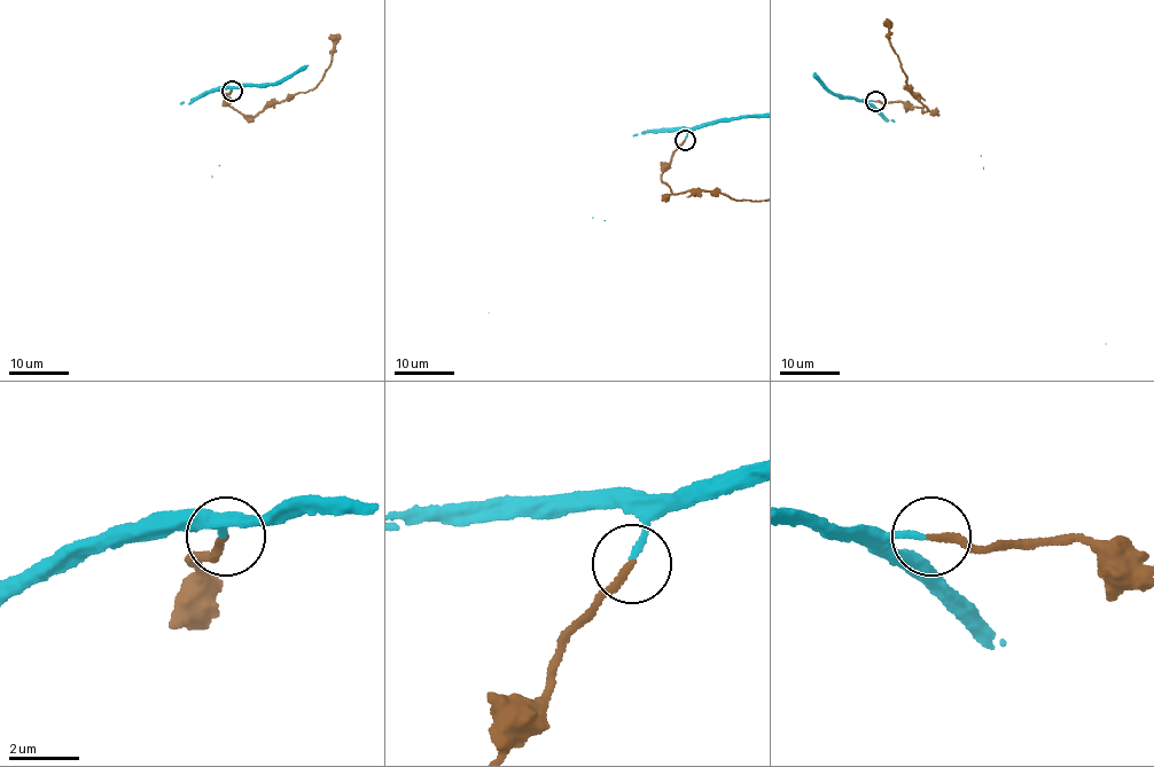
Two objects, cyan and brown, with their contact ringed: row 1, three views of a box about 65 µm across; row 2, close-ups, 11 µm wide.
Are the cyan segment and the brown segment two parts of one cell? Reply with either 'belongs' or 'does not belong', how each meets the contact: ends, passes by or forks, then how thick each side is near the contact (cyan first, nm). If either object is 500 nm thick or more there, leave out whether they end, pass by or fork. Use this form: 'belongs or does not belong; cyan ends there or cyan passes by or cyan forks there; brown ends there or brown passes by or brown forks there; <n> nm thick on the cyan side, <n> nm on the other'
belongs; cyan ends there; brown ends there; 170 nm thick on the cyan side, 200 nm on the other

